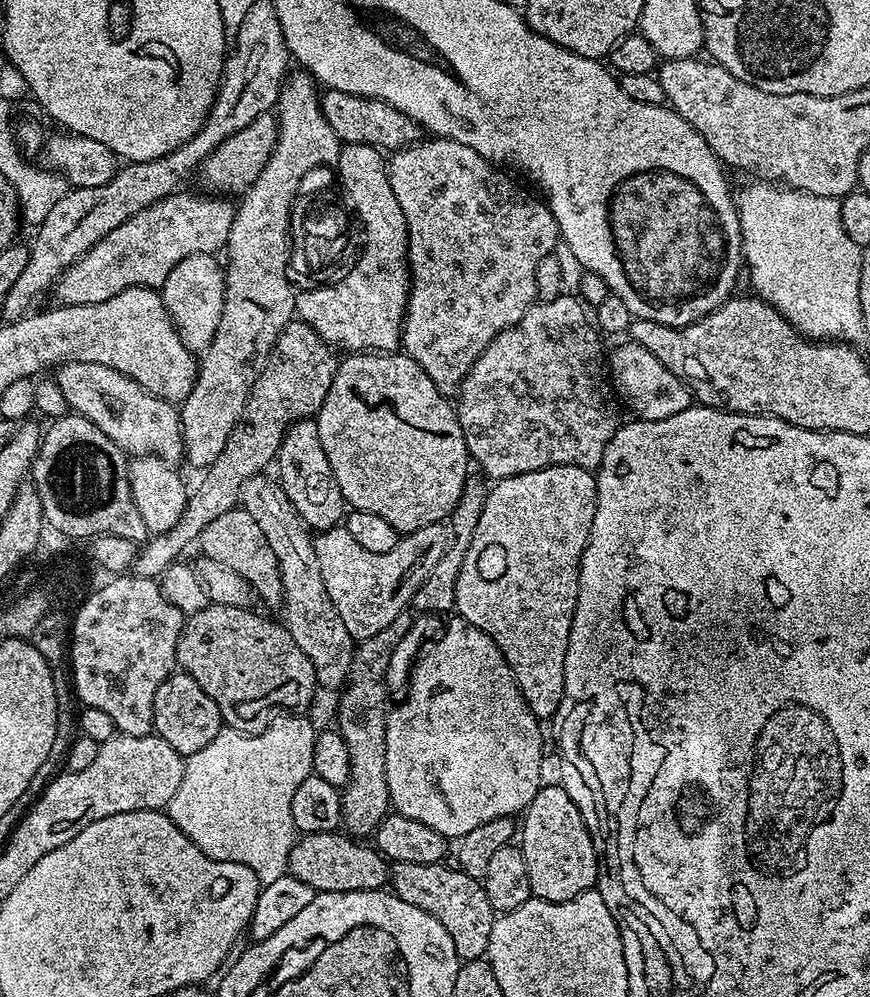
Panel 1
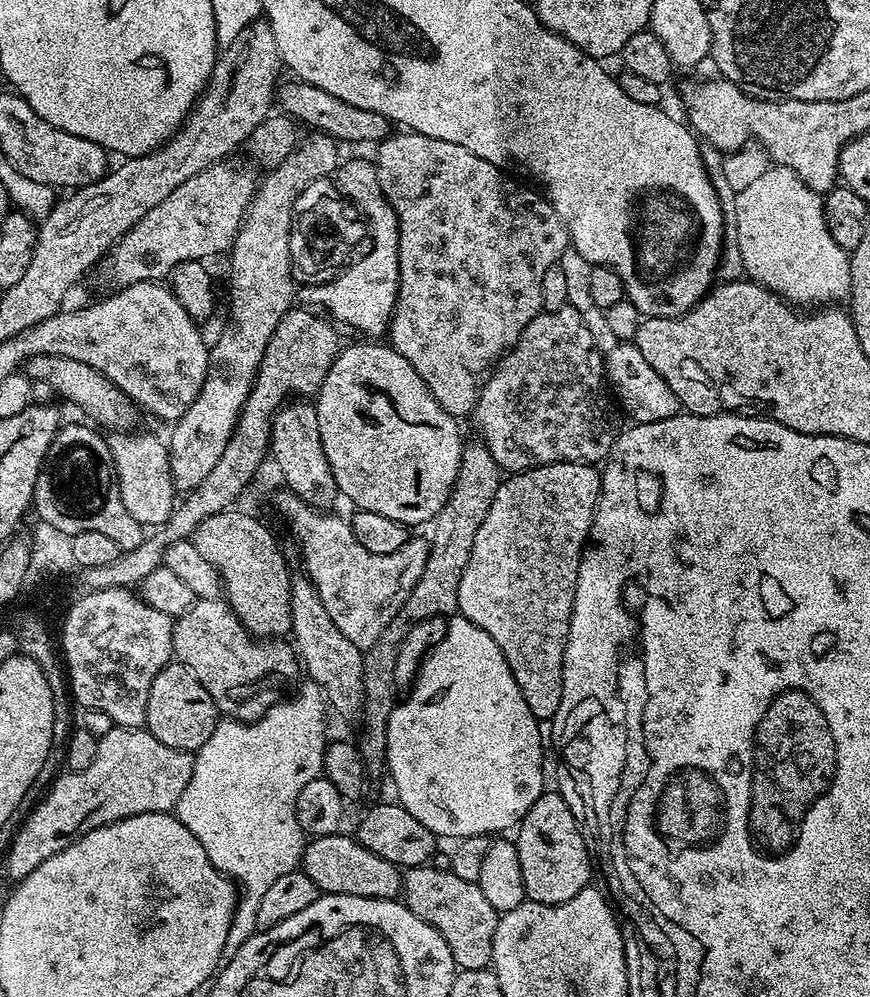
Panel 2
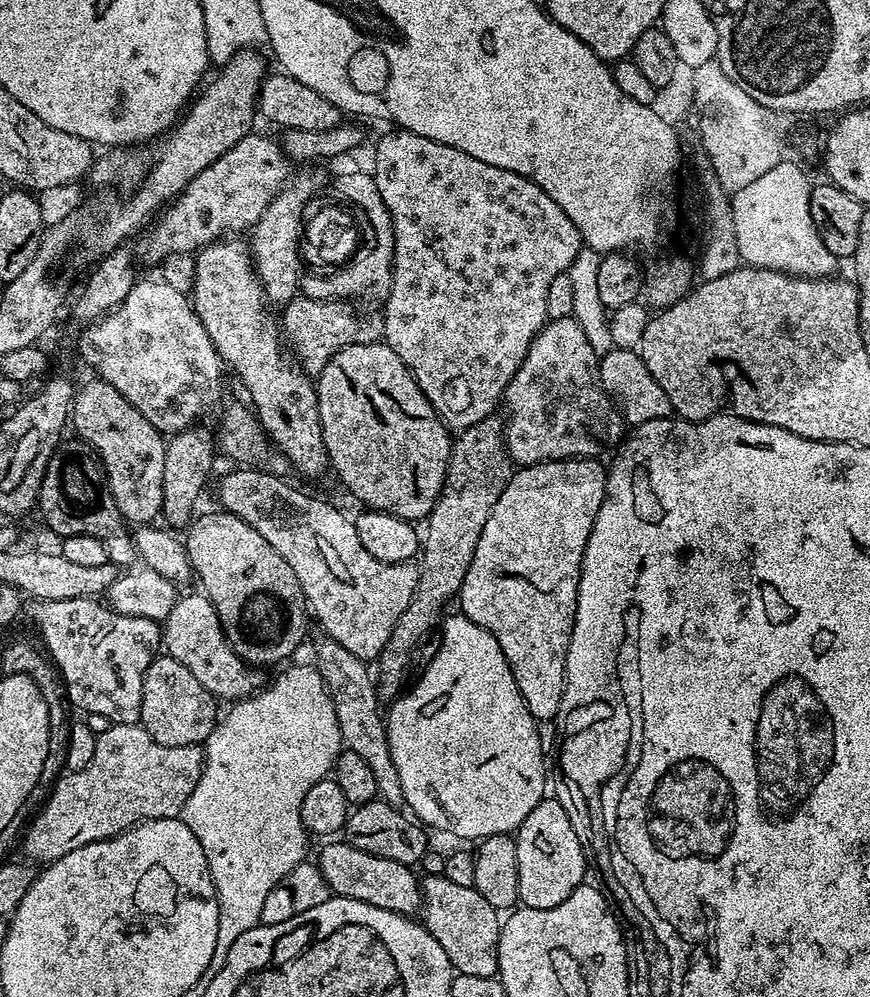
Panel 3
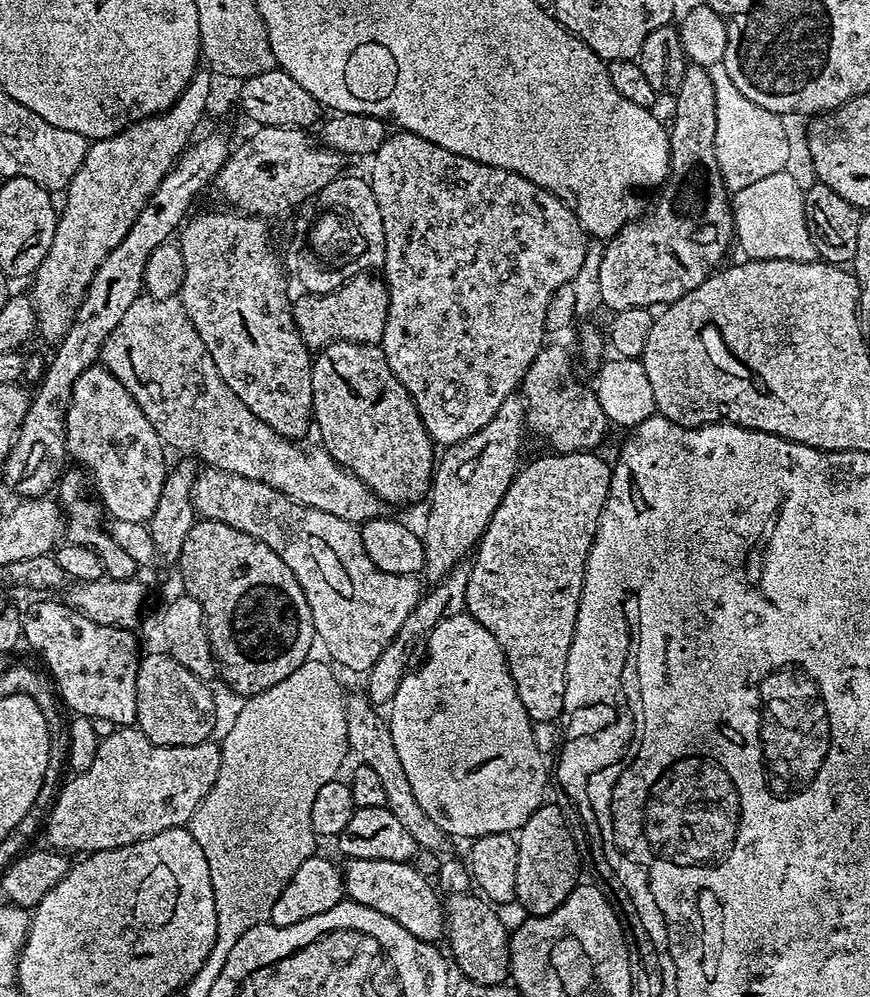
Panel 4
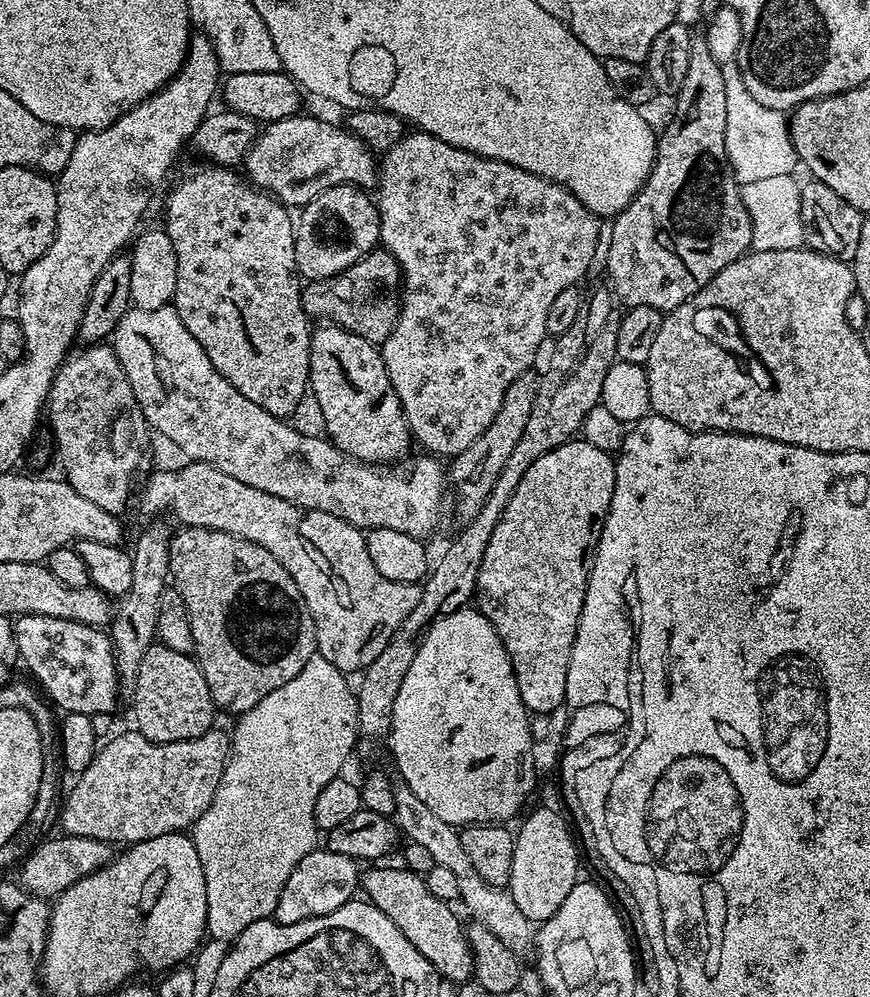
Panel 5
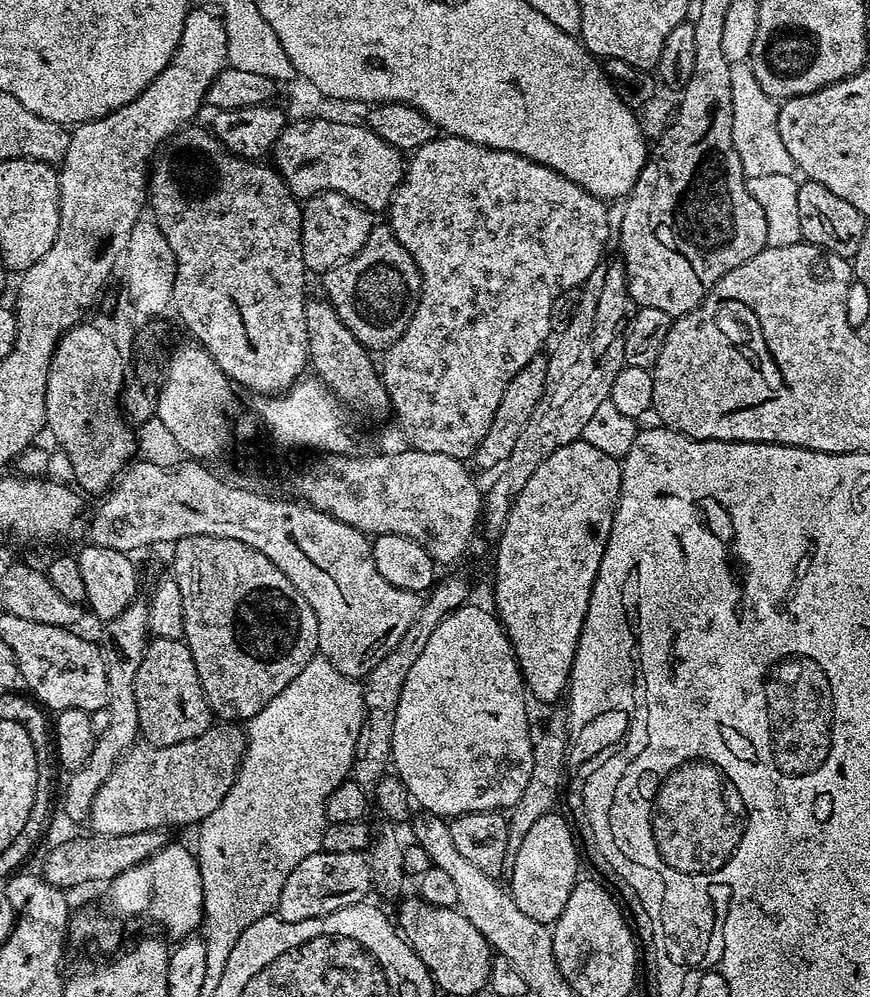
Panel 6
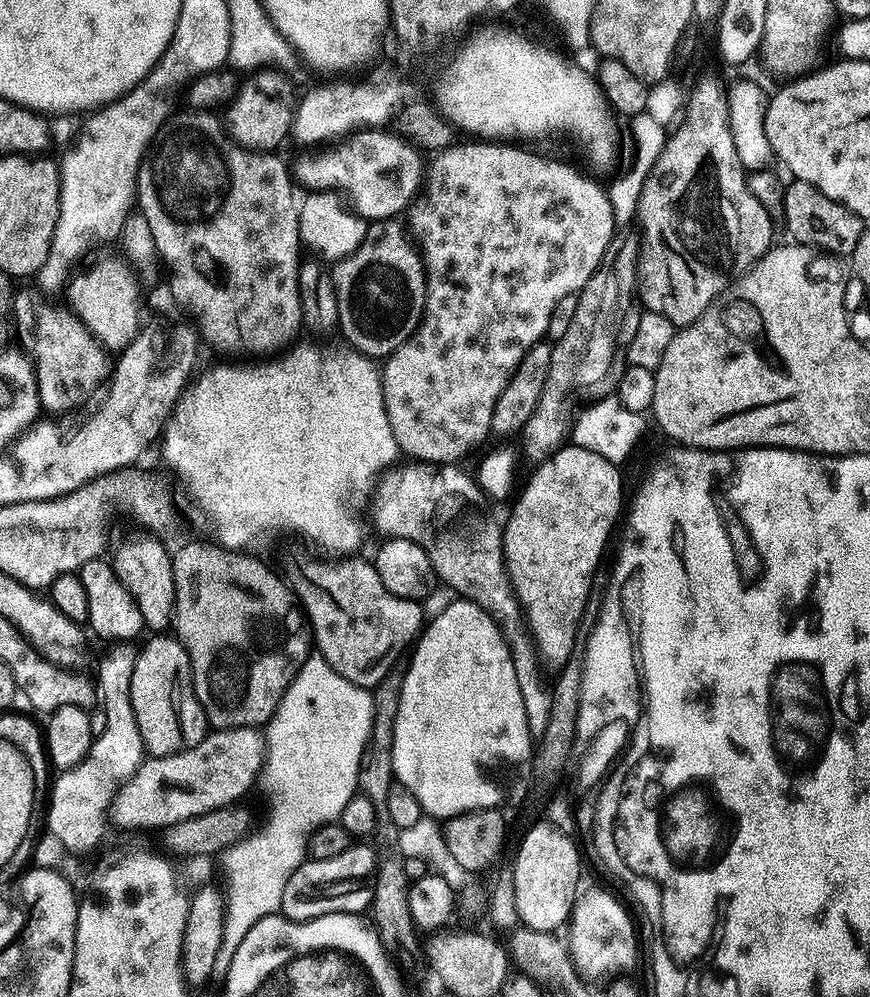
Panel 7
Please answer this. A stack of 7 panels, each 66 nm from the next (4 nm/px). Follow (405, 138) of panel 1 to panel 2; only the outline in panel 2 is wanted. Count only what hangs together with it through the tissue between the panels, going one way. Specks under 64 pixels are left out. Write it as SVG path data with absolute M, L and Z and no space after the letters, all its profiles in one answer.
M292 78L289 81L289 84L279 85L278 108L283 115L291 116L303 127L305 124L305 129L322 132L337 142L345 140L348 144L375 145L390 135L390 121L382 114L350 106L350 102L342 102L342 98L334 98L334 94L326 94L326 90L318 90L318 86L307 84L305 80Z

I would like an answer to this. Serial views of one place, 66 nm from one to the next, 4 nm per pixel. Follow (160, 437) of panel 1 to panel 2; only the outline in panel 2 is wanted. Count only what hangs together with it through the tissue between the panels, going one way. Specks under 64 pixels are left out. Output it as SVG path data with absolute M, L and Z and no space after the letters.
M38 354L22 365L22 372L31 381L48 383L59 399L61 396L62 399L69 400L74 407L81 408L93 425L102 424L107 430L132 430L137 427L138 405L135 401L86 362L77 362L75 358L62 358L58 354Z

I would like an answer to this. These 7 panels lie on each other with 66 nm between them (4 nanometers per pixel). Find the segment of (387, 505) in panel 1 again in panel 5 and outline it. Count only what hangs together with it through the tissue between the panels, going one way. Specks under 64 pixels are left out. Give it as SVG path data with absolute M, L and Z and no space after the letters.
M317 327L310 342L308 383L311 399L312 396L316 399L316 404L320 407L320 416L324 419L323 431L338 450L361 460L363 464L392 466L403 461L400 459L407 454L408 447L413 447L414 437L408 428L408 419L404 416L402 402L390 382L390 374L386 374L384 360L380 357L380 348L366 338L348 332L345 328Z

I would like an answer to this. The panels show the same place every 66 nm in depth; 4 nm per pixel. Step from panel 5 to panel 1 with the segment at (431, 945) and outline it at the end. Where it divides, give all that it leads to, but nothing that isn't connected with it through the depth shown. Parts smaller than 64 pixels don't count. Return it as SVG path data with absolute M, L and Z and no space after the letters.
M343 831L309 832L297 839L290 850L287 875L306 882L317 894L321 892L370 892L389 883L390 864L375 847L366 845Z

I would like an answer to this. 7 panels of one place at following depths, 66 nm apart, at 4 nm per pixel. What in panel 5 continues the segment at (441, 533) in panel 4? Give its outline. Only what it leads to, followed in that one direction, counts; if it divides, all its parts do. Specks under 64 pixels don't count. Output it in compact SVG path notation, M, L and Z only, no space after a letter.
M529 370L514 378L514 382L506 390L506 398L502 398L502 406L498 406L498 414L494 414L494 422L490 422L490 426L486 426L486 430L482 430L479 438L470 442L470 446L466 446L462 454L451 457L447 465L446 476L450 481L451 491L456 491L456 508L464 518L471 518L480 511L494 482L498 482L498 474L502 474L502 466L506 466L506 458L510 458L518 438L522 438L526 422L530 422L538 387L534 373L535 371Z

